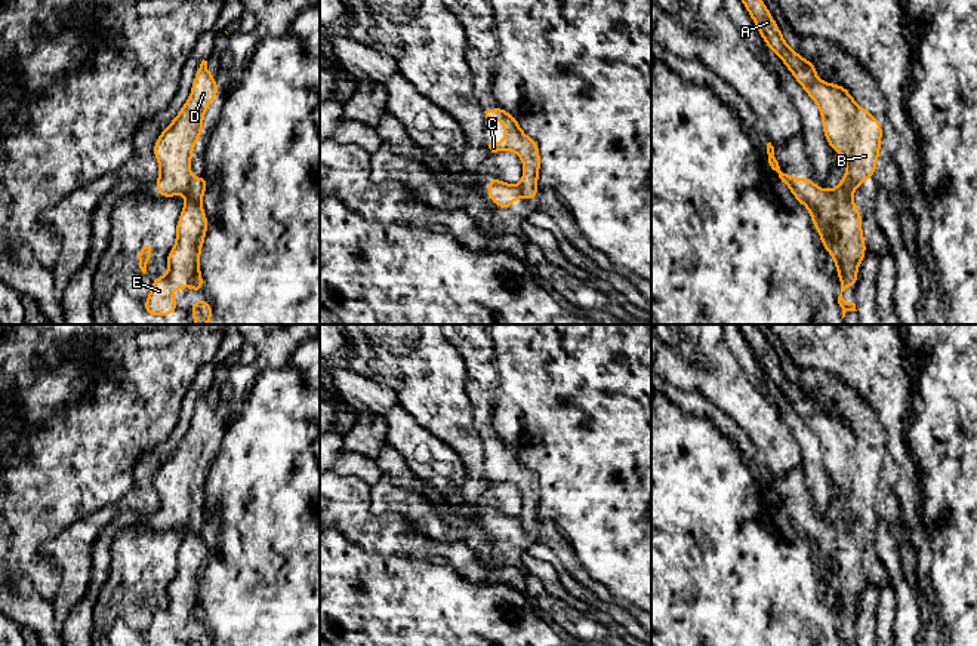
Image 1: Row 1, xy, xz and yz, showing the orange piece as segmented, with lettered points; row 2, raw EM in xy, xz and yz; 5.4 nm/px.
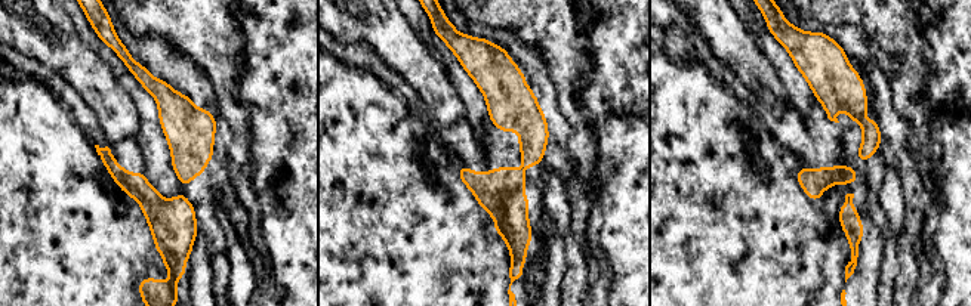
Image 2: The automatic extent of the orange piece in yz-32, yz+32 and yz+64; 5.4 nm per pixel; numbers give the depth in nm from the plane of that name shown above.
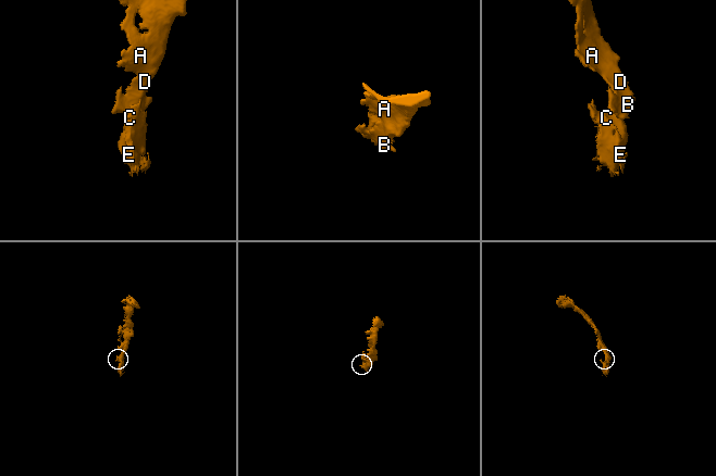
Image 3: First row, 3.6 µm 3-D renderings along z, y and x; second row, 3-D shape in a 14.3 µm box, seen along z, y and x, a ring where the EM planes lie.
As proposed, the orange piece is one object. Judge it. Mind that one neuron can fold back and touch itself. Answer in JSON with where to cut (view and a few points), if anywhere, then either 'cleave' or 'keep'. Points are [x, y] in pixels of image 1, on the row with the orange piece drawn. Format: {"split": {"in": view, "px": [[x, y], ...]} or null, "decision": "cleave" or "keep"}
{"split": {"in": "xy", "px": [[191, 182], [187, 193]]}, "decision": "cleave"}

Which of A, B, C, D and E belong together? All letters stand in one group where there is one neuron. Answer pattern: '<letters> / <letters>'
A B D / C E

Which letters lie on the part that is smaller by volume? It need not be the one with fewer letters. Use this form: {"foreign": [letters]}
{"foreign": ["C", "E"]}

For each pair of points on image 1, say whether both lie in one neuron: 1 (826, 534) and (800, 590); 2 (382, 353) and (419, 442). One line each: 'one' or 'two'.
1: one
2: two

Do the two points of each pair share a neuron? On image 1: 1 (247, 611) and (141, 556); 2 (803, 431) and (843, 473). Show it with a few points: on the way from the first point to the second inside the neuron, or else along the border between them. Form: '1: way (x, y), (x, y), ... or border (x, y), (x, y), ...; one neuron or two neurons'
1: border (182, 540), (162, 606); two neurons
2: border (804, 420), (819, 442), (823, 468), (832, 480); two neurons

